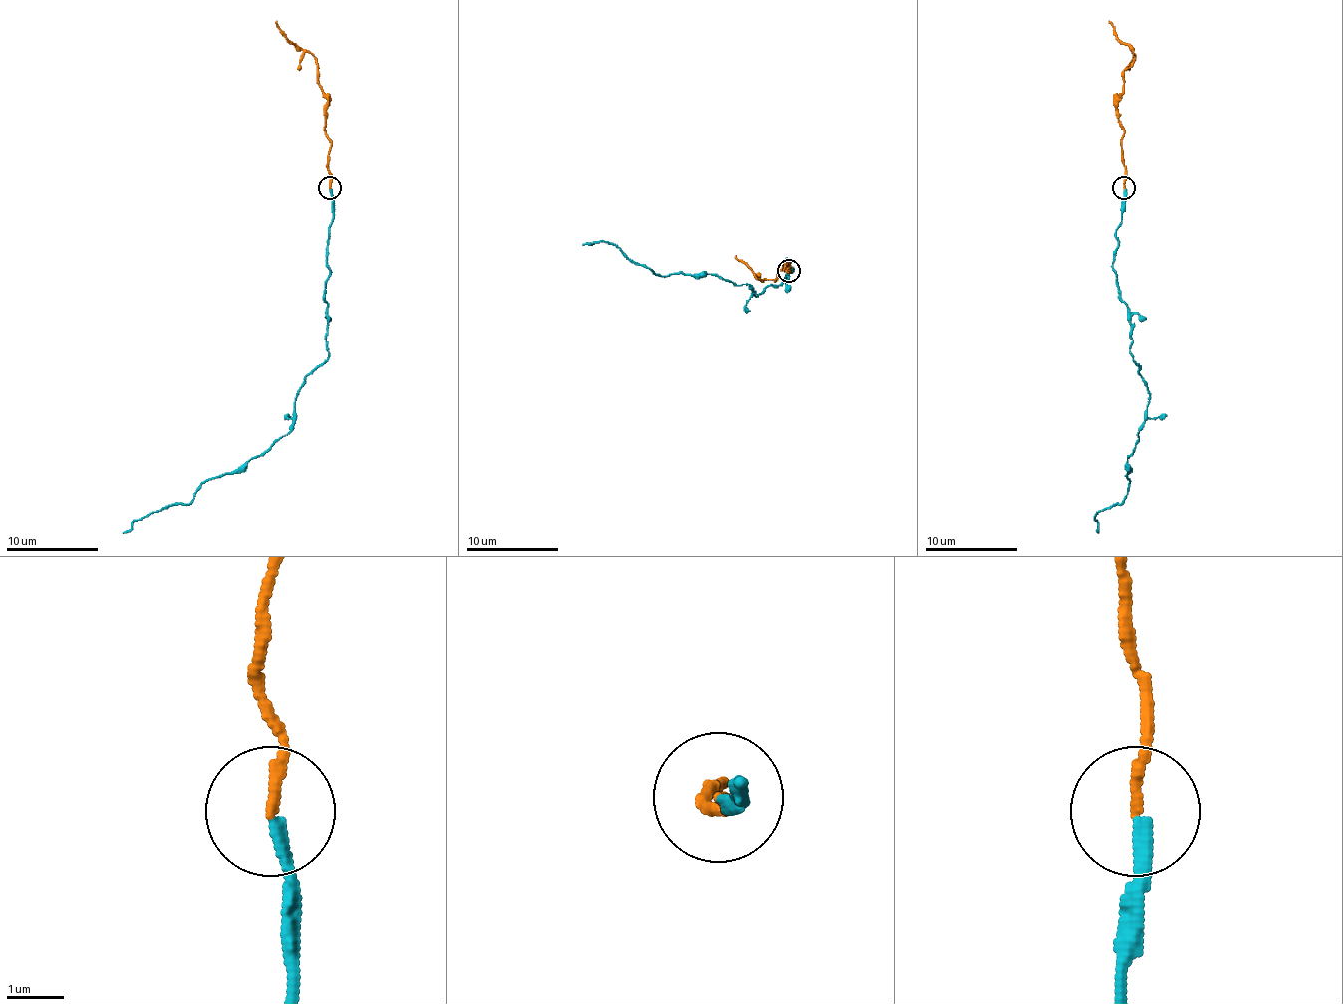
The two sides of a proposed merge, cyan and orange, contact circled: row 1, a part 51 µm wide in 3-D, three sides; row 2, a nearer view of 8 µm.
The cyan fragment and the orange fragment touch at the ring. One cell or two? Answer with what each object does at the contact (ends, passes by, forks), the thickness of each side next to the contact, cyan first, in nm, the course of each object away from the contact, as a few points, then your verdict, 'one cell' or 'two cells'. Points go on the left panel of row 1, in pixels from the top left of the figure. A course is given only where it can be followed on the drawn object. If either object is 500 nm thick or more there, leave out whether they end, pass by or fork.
cyan ends | orange ends | 200/160 nm | cyan via (329, 188), (329, 354), (299, 391), (294, 426), (232, 472), (207, 479), (193, 500), (124, 532) | orange via (329, 188), (331, 140), (327, 131), (327, 98), (315, 59), (285, 36), (276, 20) | one cell

